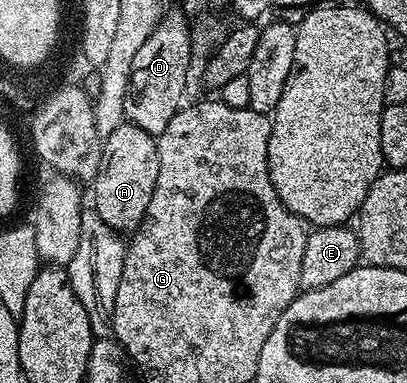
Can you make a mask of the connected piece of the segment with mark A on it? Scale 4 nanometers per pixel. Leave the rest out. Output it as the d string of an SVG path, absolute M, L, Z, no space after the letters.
M126 121L105 136L102 143L99 171L92 180L95 214L117 233L135 232L146 217L146 209L150 209L150 197L154 197L154 185L157 181L156 139Z

